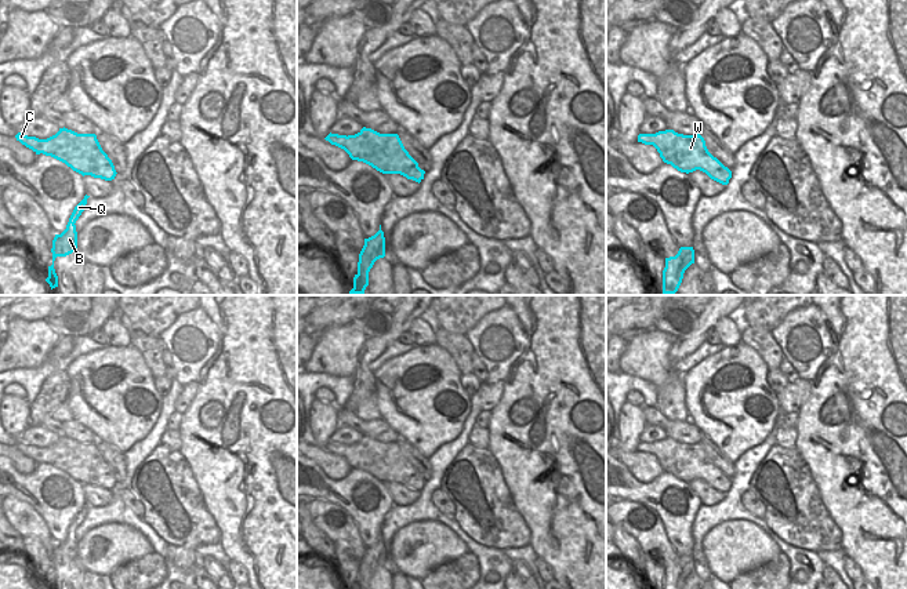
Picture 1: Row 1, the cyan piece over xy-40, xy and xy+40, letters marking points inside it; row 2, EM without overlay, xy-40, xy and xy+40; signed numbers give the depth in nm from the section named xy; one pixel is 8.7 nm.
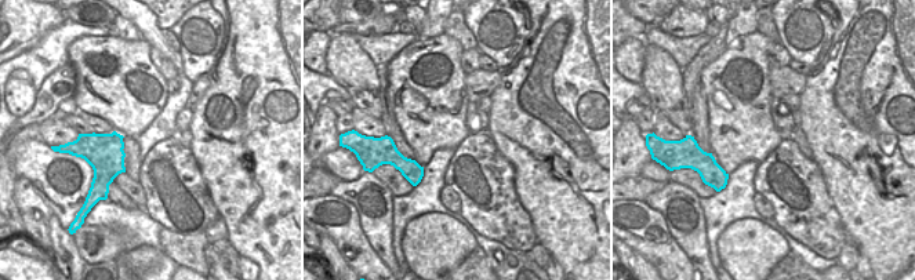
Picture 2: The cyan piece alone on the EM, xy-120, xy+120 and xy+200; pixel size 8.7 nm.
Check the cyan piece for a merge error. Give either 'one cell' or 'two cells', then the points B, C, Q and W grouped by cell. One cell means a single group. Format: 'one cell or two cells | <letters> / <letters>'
two cells | B Q / C W

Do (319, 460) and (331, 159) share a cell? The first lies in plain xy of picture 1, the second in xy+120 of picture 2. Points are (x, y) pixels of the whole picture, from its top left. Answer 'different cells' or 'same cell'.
same cell

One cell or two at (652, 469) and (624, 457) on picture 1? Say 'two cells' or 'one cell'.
one cell

